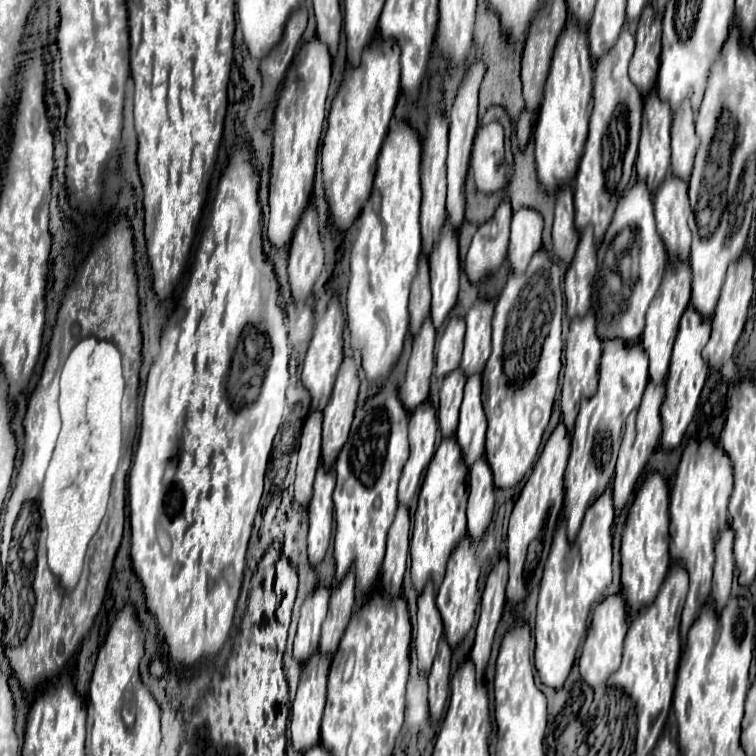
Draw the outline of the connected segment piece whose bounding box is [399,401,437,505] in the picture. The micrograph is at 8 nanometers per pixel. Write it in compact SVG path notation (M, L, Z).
M431 401L423 403L411 411L409 419L409 461L405 463L401 481L399 481L399 503L409 505L417 493L423 473L435 453L435 435L437 435L437 417Z

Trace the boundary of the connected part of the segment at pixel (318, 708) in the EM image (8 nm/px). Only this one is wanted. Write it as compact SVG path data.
M315 653L315 655L311 655L311 659L307 659L307 663L301 669L297 695L291 705L291 725L289 725L291 727L291 743L293 743L295 751L299 751L299 753L303 753L307 747L313 747L315 743L321 741L319 725L321 725L323 707L325 707L325 687L327 687L329 663L331 663L329 655Z

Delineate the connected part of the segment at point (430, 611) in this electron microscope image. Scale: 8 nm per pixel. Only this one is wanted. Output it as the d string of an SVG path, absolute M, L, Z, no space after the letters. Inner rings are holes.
M427 583L417 601L417 639L415 639L419 667L425 673L429 673L431 663L437 655L437 643L441 635L443 623L435 605L435 589L431 587L431 583Z

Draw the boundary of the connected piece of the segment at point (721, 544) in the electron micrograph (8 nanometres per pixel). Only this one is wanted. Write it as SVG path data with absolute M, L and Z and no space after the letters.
M725 529L717 543L715 543L715 567L713 567L713 601L717 607L717 613L727 603L731 593L731 579L733 579L733 531Z

